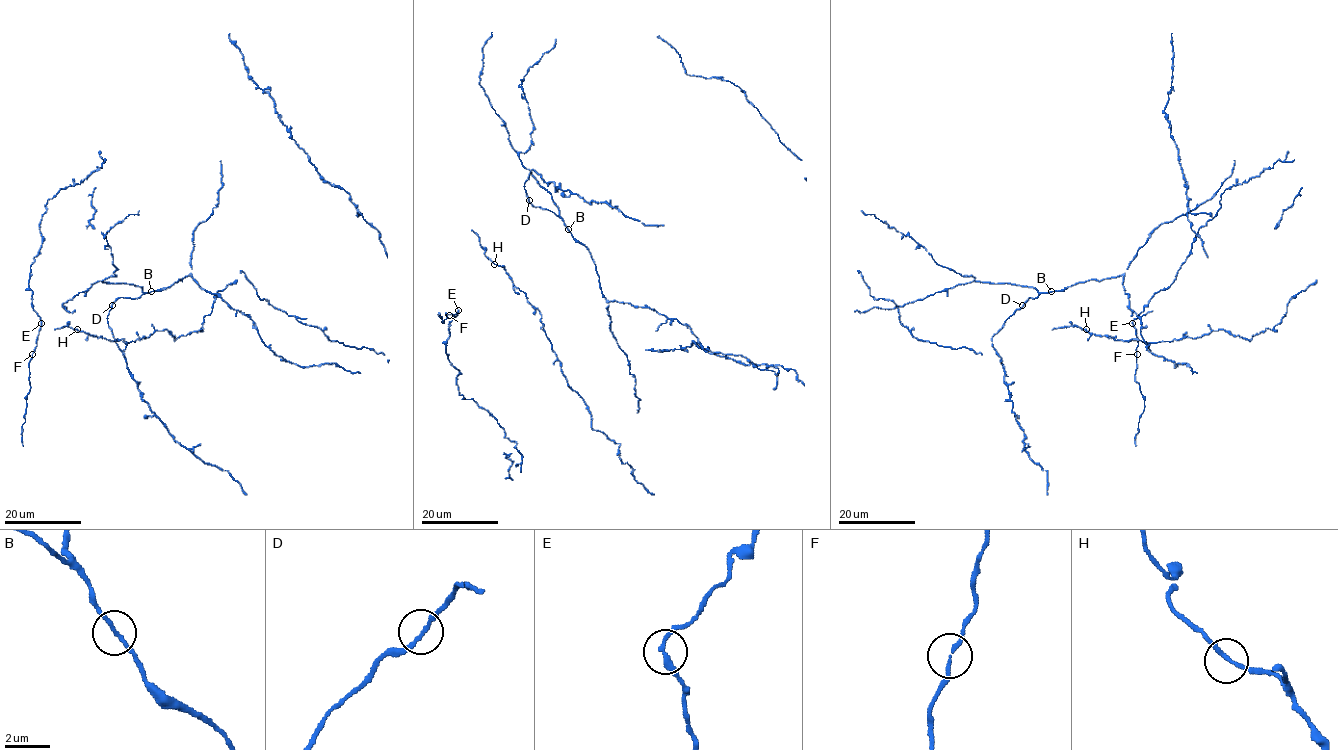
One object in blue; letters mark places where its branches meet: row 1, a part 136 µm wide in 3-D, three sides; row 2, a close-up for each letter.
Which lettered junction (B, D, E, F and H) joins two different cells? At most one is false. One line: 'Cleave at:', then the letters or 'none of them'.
Cleave at: none of them

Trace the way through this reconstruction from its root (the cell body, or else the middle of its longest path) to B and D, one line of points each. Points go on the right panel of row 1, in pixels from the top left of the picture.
B: (1021, 285), (1033, 287), (1039, 292), (1052, 291)
D: (1021, 285), (1033, 287), (1038, 293), (1035, 298), (1028, 297), (1023, 306)

